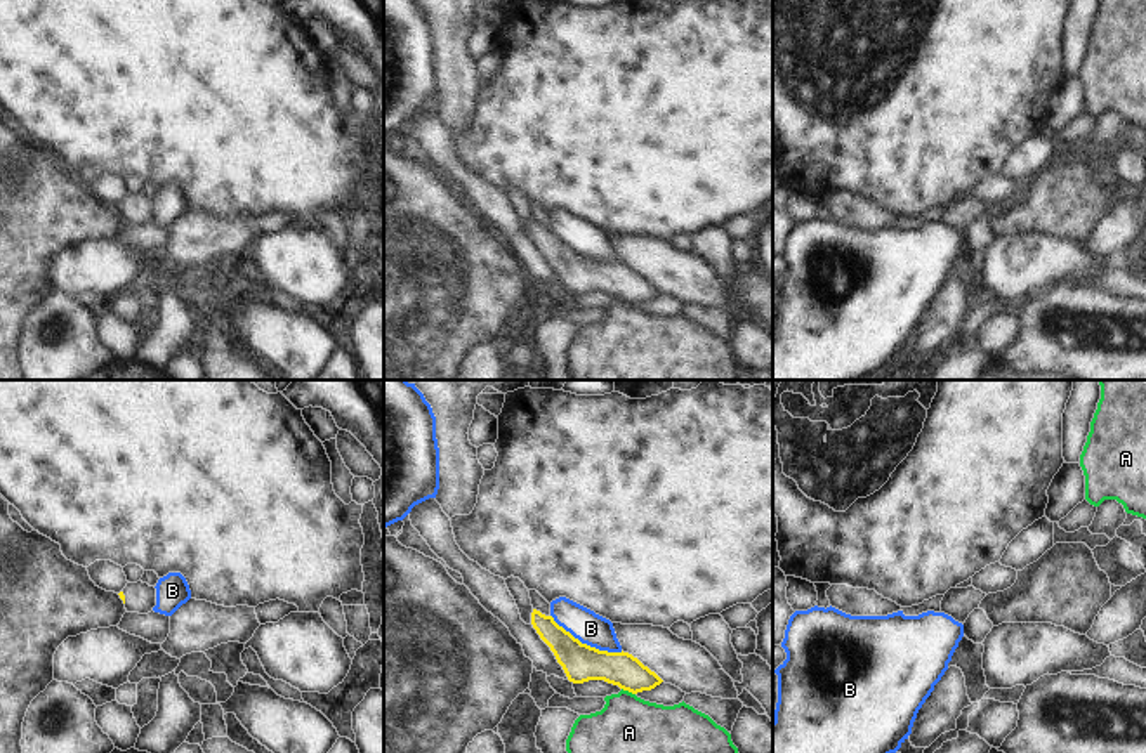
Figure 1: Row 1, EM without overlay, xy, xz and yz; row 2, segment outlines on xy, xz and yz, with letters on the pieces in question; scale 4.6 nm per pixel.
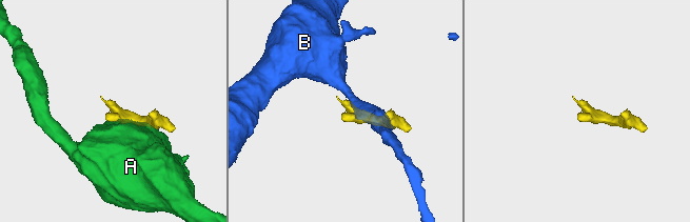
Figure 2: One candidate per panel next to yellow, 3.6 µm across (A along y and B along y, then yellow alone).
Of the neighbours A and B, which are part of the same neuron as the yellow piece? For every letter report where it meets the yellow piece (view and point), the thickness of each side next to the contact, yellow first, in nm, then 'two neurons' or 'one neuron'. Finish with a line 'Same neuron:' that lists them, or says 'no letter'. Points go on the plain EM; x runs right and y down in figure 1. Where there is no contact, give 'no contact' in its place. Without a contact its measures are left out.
A: meets yellow in xz at (629, 302); 170 nm thick on the yellow side, 440 nm on the other; two neurons
B: meets yellow in xz at (586, 255); 170 nm thick on the yellow side, 150 nm on the other; two neurons
Same neuron: no letter

